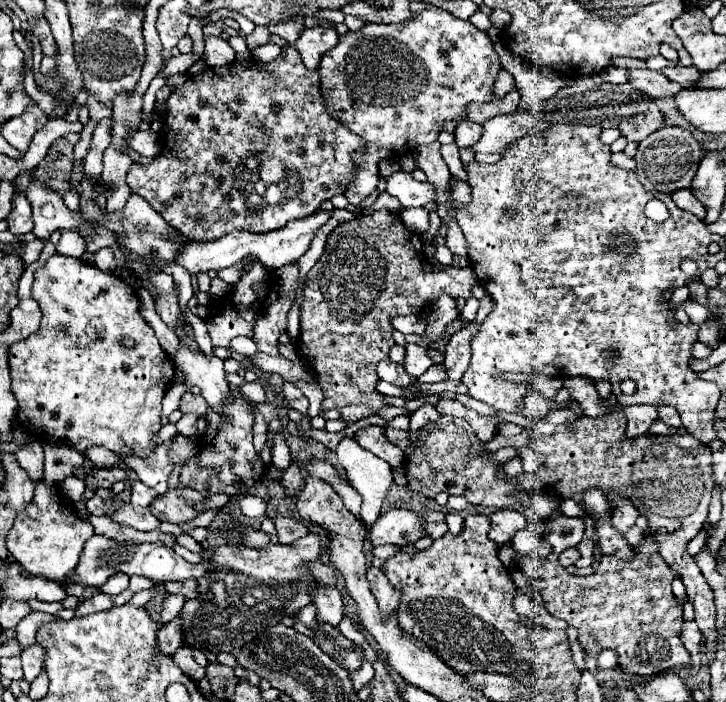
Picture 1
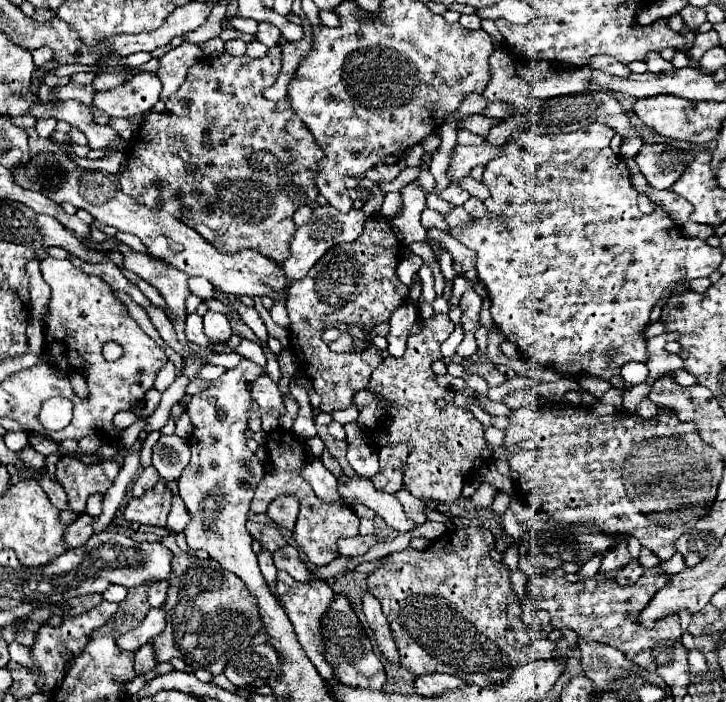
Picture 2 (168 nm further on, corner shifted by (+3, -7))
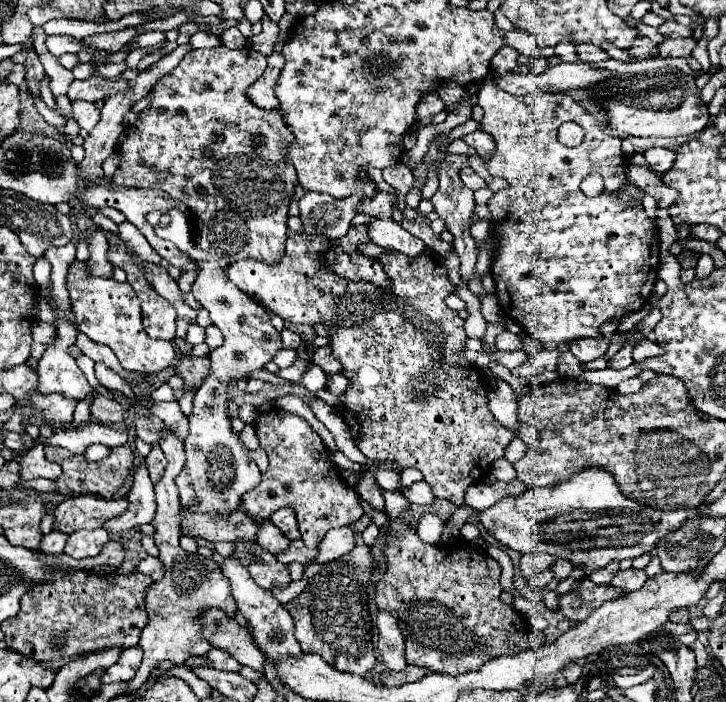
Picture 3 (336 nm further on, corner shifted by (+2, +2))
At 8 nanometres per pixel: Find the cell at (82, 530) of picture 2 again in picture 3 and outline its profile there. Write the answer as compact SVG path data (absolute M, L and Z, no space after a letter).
M52 530L50 534L46 534L42 538L40 550L46 554L60 554L64 550L66 542L68 542L68 534L58 534L58 530Z

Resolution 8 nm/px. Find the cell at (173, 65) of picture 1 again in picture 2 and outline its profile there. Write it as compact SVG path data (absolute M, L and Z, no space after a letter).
M139 73L115 89L95 91L93 105L111 117L129 119L133 115L147 113L159 101L159 95L161 95L159 77L155 73Z

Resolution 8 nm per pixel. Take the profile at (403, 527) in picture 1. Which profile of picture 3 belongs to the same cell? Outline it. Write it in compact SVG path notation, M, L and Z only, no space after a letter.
M352 526L332 528L326 532L318 546L316 562L332 562L338 560L342 554L348 554L354 548L354 532Z

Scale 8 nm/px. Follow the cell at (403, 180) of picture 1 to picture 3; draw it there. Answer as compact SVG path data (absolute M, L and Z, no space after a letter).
M468 166L460 170L460 180L462 180L462 184L468 186L470 190L478 190L478 188L484 188L484 186L486 186L486 182L484 182L472 168L468 168Z

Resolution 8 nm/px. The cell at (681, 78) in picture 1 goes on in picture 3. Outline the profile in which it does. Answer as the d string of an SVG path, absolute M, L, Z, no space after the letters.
M641 32L637 33L638 38L632 43L628 52L640 60L644 58L654 58L654 54L658 54L658 46L653 44L652 41L643 35Z

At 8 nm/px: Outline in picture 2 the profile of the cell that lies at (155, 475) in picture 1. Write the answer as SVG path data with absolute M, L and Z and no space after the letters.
M145 467L143 473L137 477L137 481L133 483L133 489L131 489L131 495L133 497L141 497L143 493L147 493L159 479L159 473L155 467Z

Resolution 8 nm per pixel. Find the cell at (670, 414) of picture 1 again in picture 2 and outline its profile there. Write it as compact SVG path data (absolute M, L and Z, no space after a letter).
M643 399L643 401L637 405L635 413L641 415L641 417L645 417L645 419L651 419L651 417L657 415L657 405L655 405L651 399Z

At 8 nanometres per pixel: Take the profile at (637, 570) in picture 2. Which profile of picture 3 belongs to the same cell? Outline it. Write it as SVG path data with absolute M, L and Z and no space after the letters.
M628 568L628 570L620 570L620 572L614 576L614 580L612 580L610 584L628 594L628 592L634 592L634 590L642 588L642 584L644 584L646 580L648 580L648 576L646 576L644 570Z

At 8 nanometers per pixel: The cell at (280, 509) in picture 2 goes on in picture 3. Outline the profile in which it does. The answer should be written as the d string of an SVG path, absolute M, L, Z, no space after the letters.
M282 508L282 510L276 510L272 516L270 516L270 522L274 522L282 534L290 540L298 540L300 538L300 530L296 526L296 518L294 518L294 512L290 508Z

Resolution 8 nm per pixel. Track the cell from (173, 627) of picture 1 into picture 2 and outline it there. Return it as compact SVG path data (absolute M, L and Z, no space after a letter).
M147 643L137 651L137 655L133 659L133 669L135 669L137 675L141 675L141 673L147 673L147 671L153 671L155 665L157 665L157 661L155 661L155 655L153 655L153 647L149 647L149 643Z

